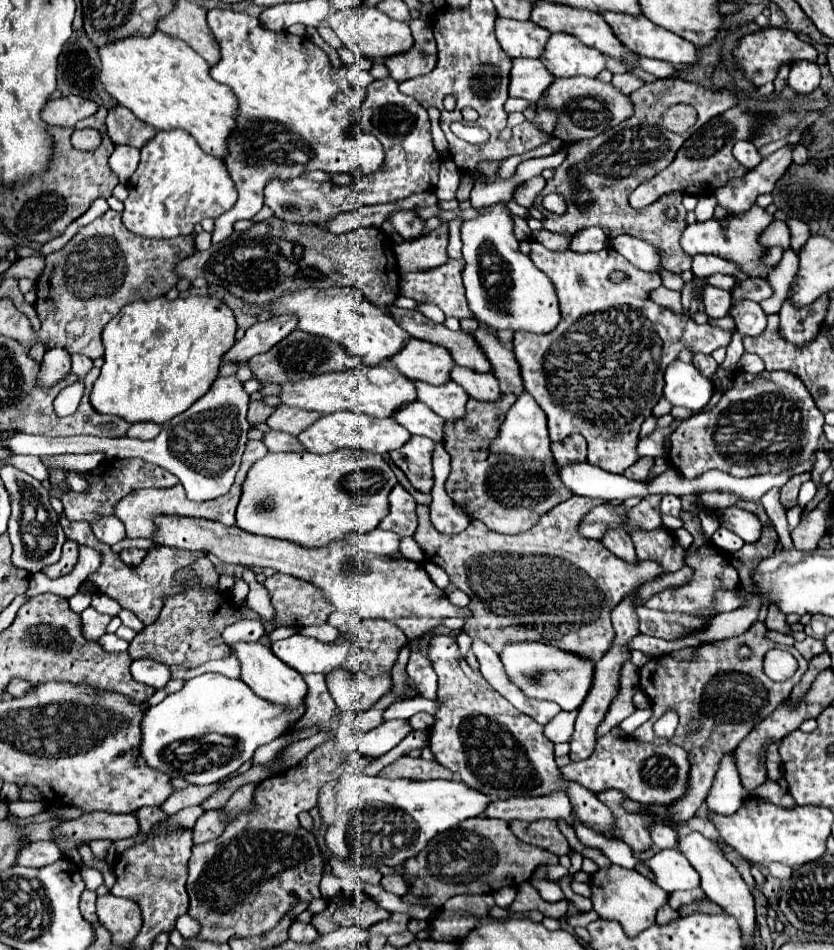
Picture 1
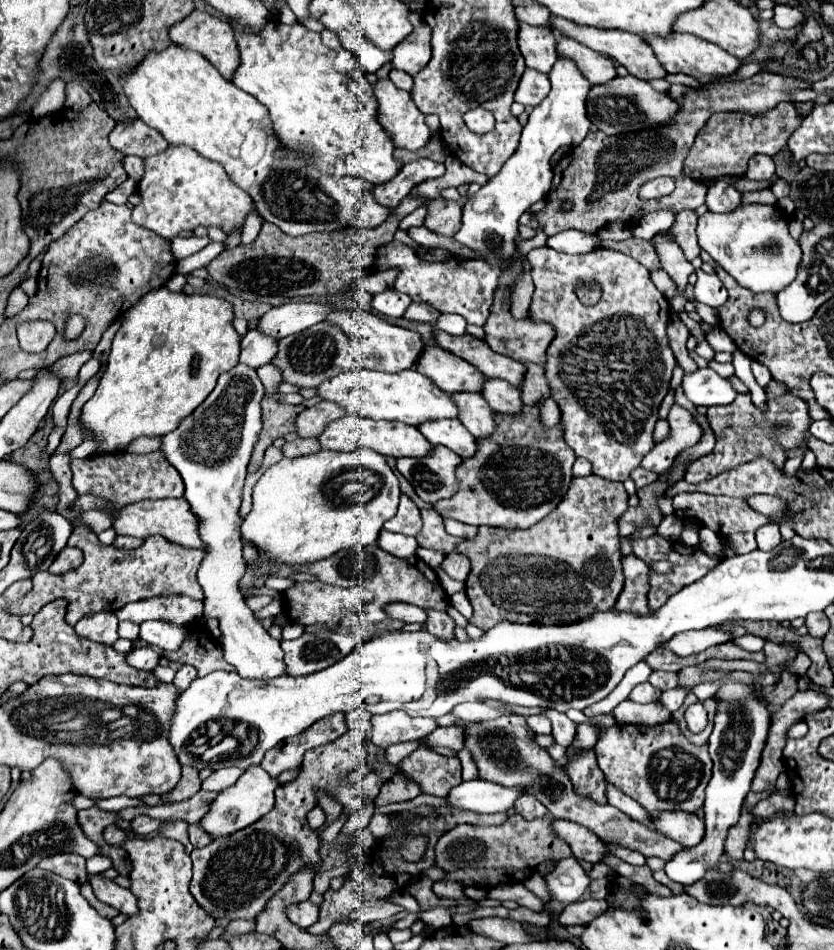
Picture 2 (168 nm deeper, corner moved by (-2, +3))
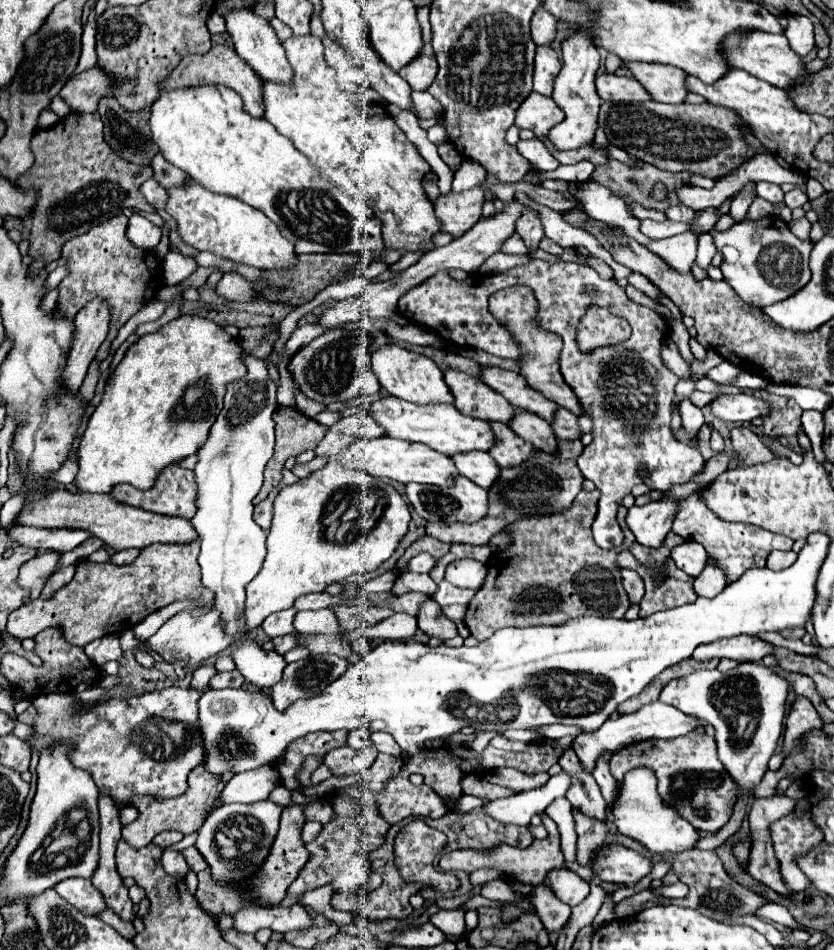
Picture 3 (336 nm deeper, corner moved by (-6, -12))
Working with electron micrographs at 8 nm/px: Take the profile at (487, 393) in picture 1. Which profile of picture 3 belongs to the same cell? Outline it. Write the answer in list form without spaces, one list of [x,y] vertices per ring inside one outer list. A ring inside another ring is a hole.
[[[519,410],[509,426],[519,438],[535,444],[539,450],[543,450],[547,454],[553,454],[559,448],[557,436],[555,436],[551,424],[547,420],[541,420],[541,416]]]

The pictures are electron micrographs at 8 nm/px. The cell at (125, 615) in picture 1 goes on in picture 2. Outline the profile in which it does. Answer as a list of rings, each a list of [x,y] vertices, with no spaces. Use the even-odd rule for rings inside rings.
[[[143,621],[139,623],[139,627],[141,627],[139,639],[165,651],[177,649],[185,637],[185,627],[163,623],[163,621]]]

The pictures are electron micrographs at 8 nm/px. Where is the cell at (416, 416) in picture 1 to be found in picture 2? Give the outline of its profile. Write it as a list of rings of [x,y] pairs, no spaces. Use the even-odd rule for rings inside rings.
[[[437,419],[417,425],[421,435],[433,445],[445,445],[459,457],[471,457],[475,453],[475,437],[457,419]]]

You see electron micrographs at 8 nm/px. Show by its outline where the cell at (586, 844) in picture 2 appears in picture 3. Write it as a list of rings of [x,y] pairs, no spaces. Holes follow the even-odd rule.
[[[613,848],[605,860],[601,860],[601,880],[613,884],[633,886],[641,878],[645,878],[653,868],[651,856],[629,848]]]

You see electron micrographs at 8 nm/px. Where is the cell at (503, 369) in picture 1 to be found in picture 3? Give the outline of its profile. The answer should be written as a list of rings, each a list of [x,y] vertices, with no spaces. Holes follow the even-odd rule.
[[[559,408],[557,410],[557,416],[555,416],[551,428],[555,430],[555,434],[561,440],[579,440],[581,438],[581,430],[579,430],[579,424],[577,424],[577,416],[571,414],[565,408]]]

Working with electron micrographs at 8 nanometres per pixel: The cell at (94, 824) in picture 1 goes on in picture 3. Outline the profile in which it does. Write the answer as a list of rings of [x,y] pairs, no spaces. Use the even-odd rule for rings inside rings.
[[[161,832],[161,834],[157,834],[153,838],[153,844],[161,846],[161,848],[167,848],[167,846],[171,846],[175,842],[181,842],[181,840],[183,840],[183,834],[181,832]]]

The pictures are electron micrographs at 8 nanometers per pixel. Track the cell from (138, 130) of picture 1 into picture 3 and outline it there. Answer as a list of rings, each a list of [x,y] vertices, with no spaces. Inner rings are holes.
[[[161,154],[153,158],[153,176],[157,178],[157,182],[163,186],[163,188],[179,188],[179,186],[185,186],[189,176],[185,172],[181,172],[177,166],[169,164]]]

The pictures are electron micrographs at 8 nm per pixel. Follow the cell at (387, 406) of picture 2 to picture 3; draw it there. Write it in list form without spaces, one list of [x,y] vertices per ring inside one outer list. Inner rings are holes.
[[[389,396],[379,402],[373,402],[371,414],[387,430],[387,436],[409,440],[409,442],[423,442],[445,456],[455,456],[455,454],[473,452],[473,450],[489,452],[497,442],[489,422],[461,414],[457,408],[453,408],[453,404],[419,406],[419,404],[409,404],[407,400]]]

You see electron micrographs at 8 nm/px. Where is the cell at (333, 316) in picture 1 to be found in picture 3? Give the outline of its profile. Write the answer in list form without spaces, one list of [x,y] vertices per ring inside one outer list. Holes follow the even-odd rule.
[[[389,346],[389,348],[381,348],[381,352],[375,352],[373,354],[373,372],[389,394],[409,400],[413,404],[453,404],[453,400],[455,400],[449,386],[443,380],[443,372],[437,368],[437,364],[423,354],[409,352],[401,346]]]

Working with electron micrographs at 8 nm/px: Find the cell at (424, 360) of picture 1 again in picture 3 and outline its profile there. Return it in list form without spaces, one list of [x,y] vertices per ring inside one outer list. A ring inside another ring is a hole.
[[[447,370],[445,382],[449,384],[455,396],[455,408],[463,414],[487,422],[509,424],[517,412],[499,392],[495,392],[475,376],[457,370]]]

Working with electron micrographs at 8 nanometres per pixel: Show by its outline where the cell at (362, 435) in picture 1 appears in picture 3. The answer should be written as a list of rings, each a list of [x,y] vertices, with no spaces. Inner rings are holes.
[[[377,438],[377,440],[359,440],[353,442],[341,456],[337,456],[341,464],[351,466],[355,470],[365,470],[367,474],[375,478],[389,478],[399,484],[431,484],[431,486],[453,486],[455,478],[459,476],[453,460],[427,444],[421,442],[407,442],[407,440],[395,440],[395,438]]]

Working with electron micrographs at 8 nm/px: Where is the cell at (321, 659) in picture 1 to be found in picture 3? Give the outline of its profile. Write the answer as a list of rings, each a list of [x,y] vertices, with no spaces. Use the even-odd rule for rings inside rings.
[[[333,654],[309,656],[305,660],[287,664],[281,682],[277,682],[269,696],[273,706],[279,712],[285,712],[295,700],[313,698],[329,686],[329,682],[337,680],[347,670],[347,660],[337,658]]]

